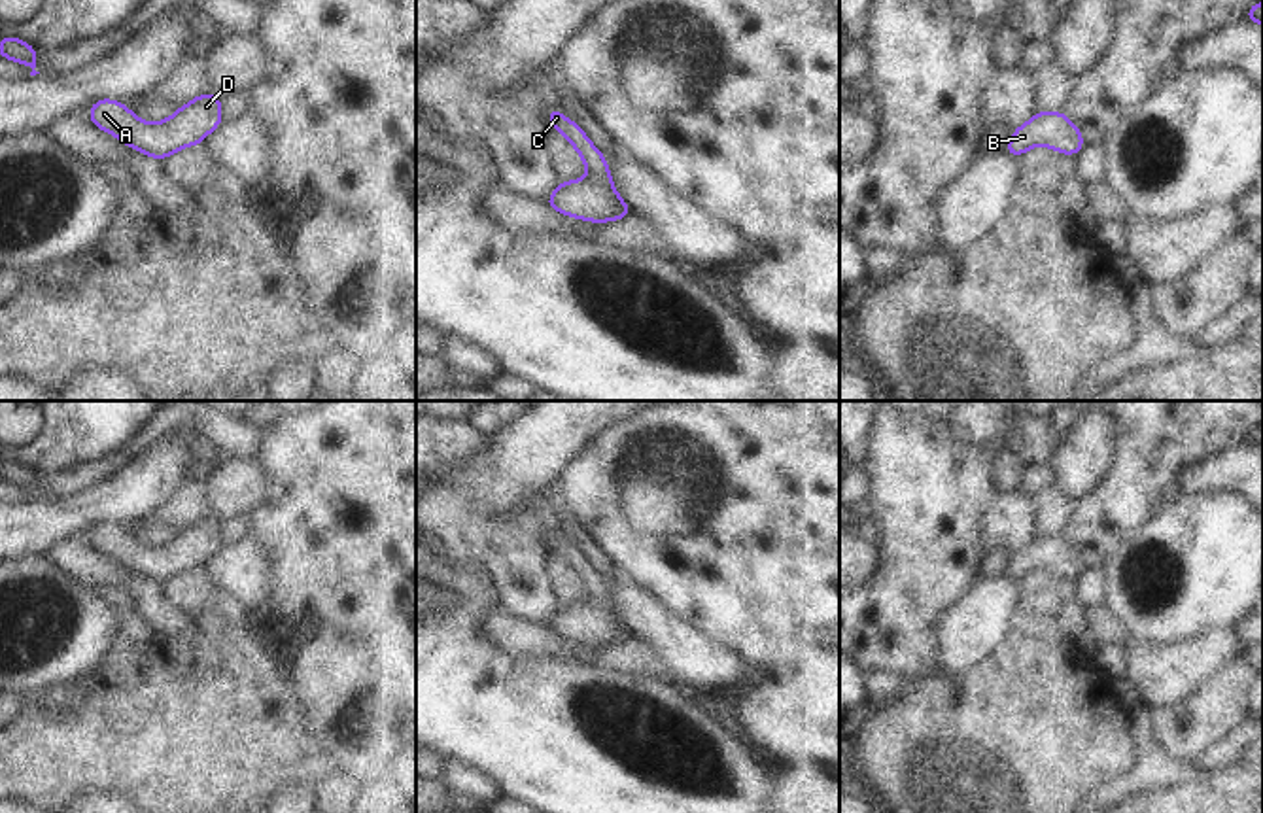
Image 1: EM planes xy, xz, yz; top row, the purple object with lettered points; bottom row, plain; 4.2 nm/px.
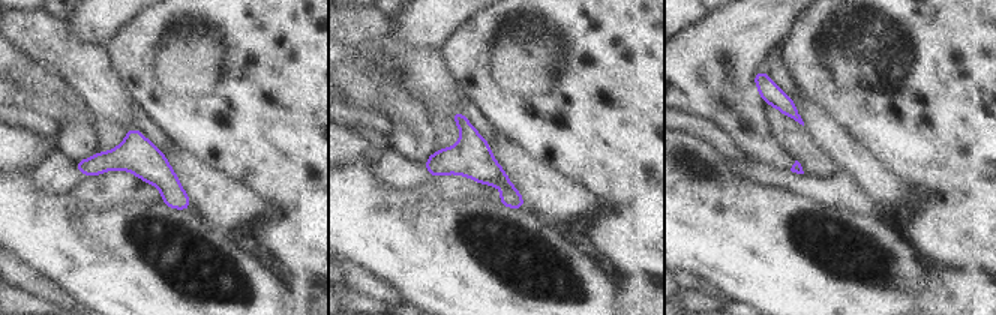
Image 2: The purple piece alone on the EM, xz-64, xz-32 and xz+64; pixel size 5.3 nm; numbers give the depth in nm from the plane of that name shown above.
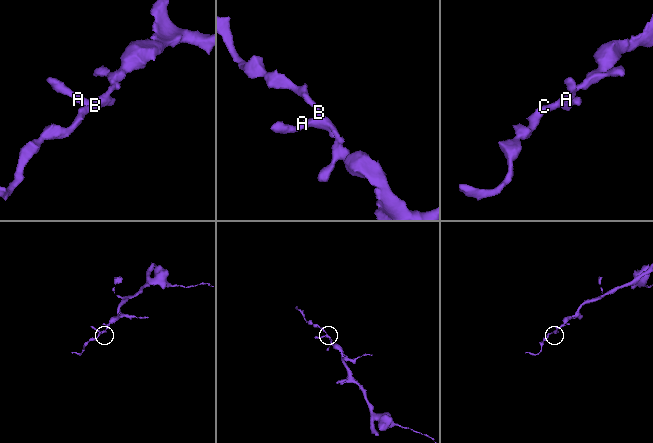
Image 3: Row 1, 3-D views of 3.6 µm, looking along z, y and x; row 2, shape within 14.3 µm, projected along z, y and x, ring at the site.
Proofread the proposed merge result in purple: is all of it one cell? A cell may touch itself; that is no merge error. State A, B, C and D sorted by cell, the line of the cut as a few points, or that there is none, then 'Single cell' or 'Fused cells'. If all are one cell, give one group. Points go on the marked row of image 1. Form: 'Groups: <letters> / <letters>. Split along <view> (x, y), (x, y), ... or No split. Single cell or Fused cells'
Groups: A B C D. No split. Single cell.

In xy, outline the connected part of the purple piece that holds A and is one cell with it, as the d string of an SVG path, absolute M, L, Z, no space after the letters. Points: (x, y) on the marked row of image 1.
M208 93L183 104L161 123L142 121L127 104L112 98L96 100L87 115L96 129L113 134L125 146L157 161L163 161L178 149L202 144L223 123L221 98Z

